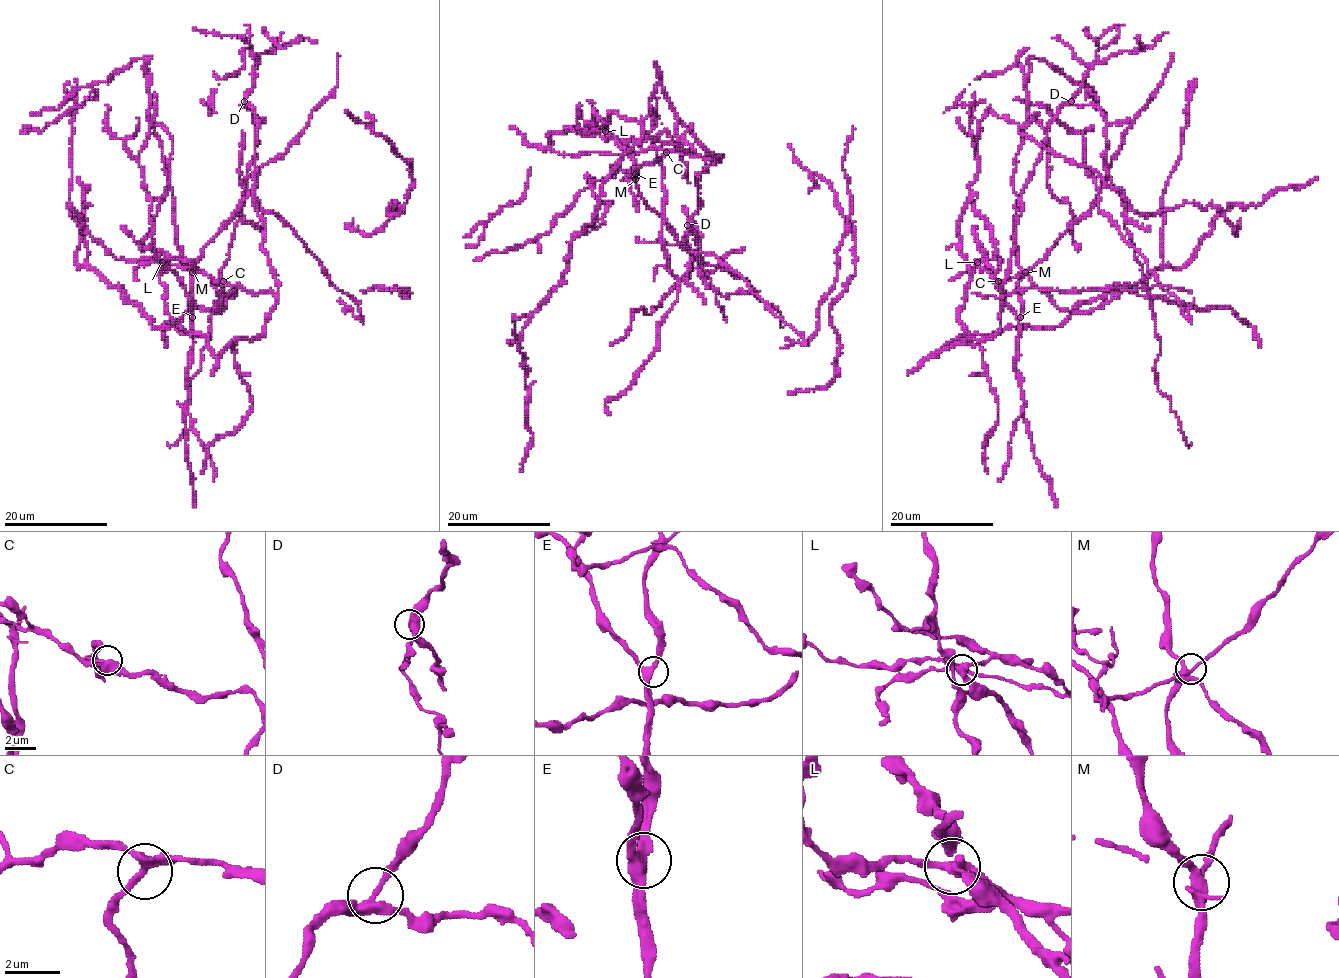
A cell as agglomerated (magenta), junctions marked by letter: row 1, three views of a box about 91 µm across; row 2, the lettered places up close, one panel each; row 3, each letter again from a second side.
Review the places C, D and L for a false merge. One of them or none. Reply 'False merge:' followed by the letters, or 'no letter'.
False merge: L

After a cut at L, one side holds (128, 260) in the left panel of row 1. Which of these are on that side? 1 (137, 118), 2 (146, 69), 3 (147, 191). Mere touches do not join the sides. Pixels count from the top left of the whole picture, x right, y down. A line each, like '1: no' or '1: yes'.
1: yes
2: no
3: yes

